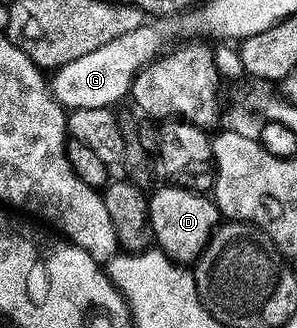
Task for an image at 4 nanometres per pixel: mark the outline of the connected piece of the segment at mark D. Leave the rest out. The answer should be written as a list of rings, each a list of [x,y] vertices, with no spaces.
[[[165,184],[162,187],[162,190],[157,195],[153,194],[149,199],[150,220],[156,237],[156,245],[162,254],[166,254],[175,263],[196,263],[197,259],[201,257],[201,253],[207,248],[209,241],[213,238],[218,226],[222,225],[221,210],[212,197],[196,194],[172,184]]]

